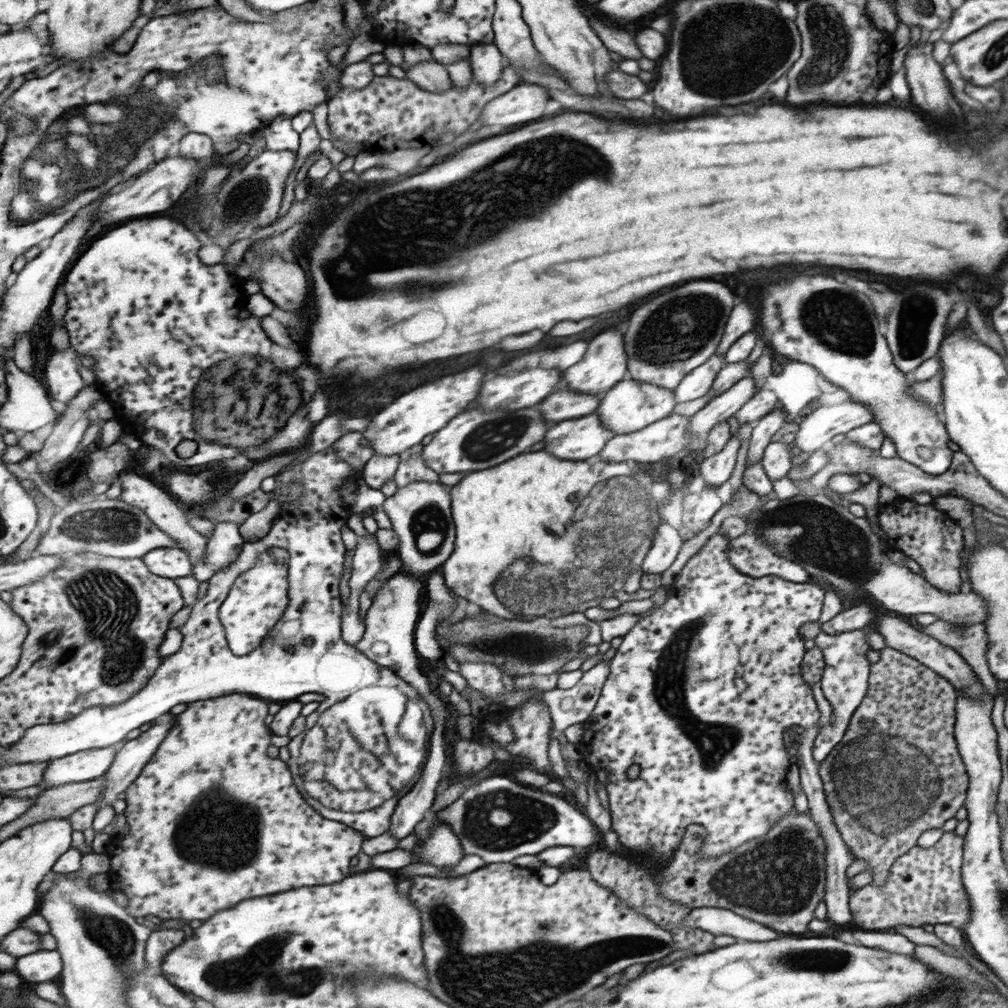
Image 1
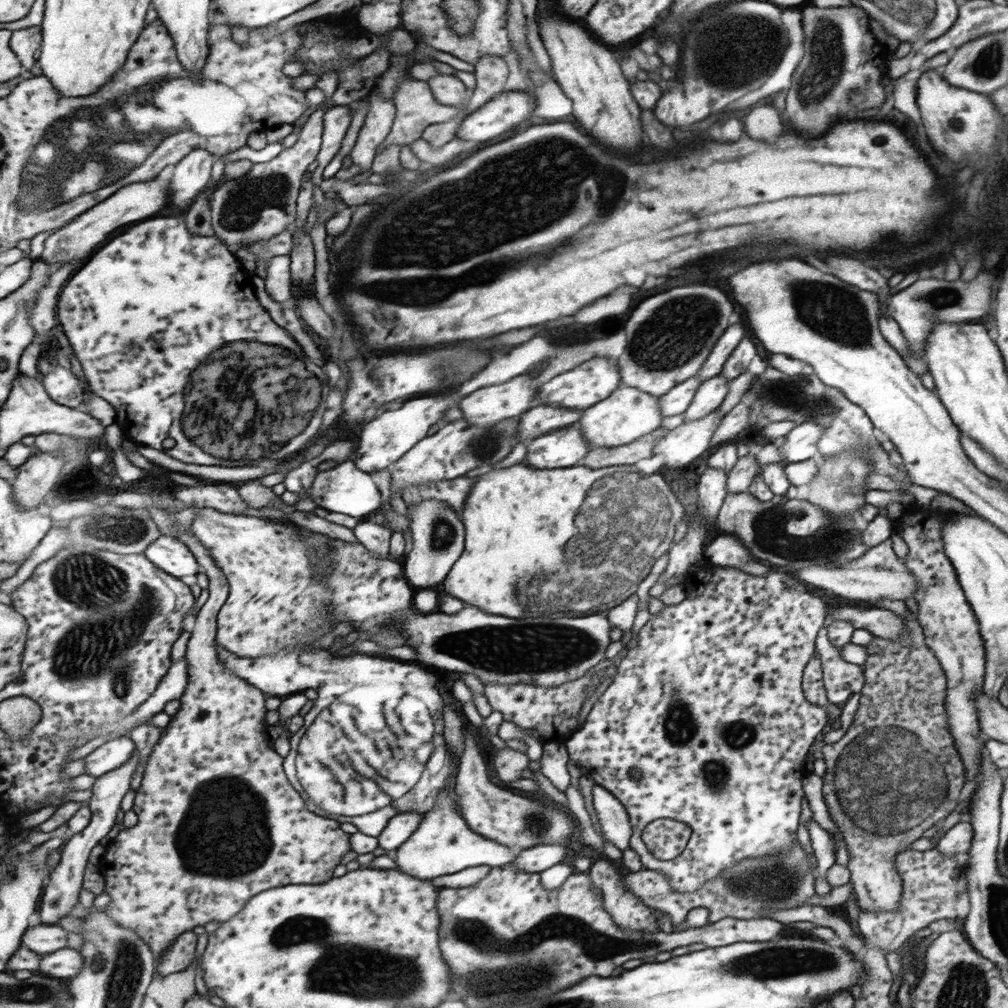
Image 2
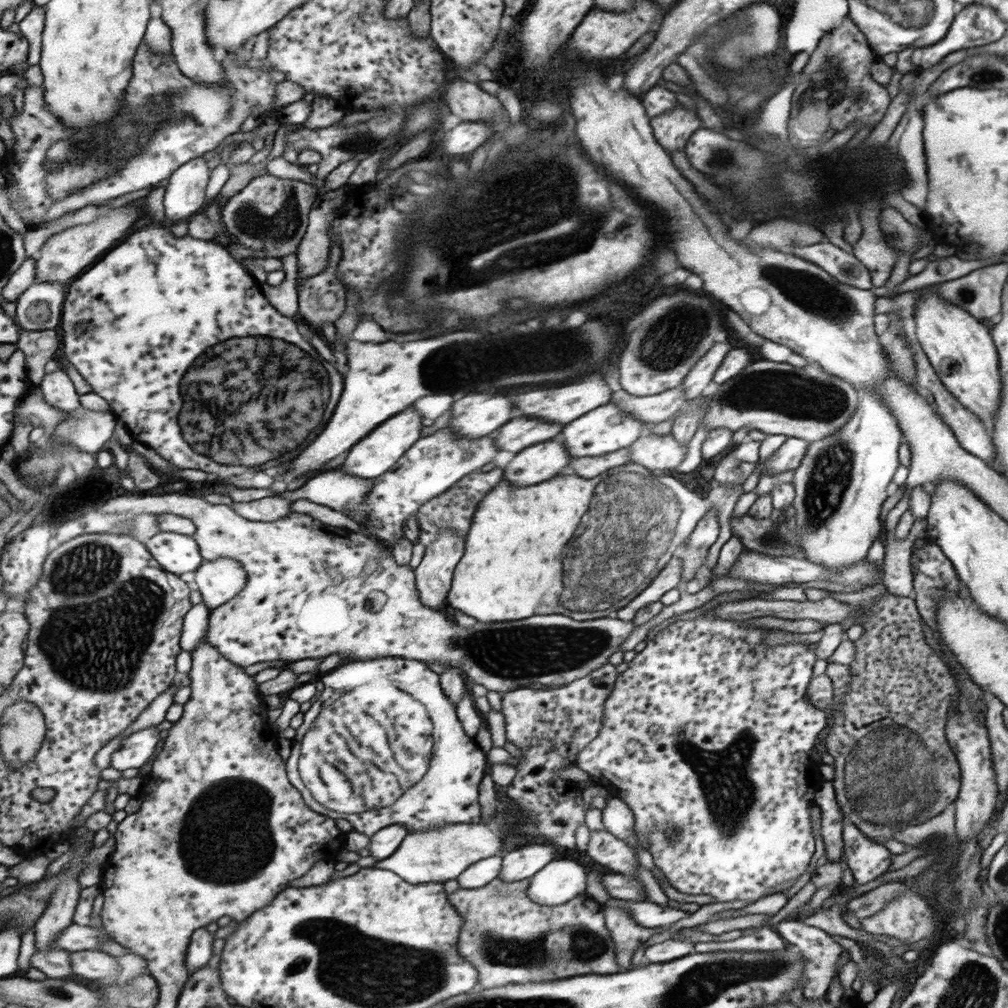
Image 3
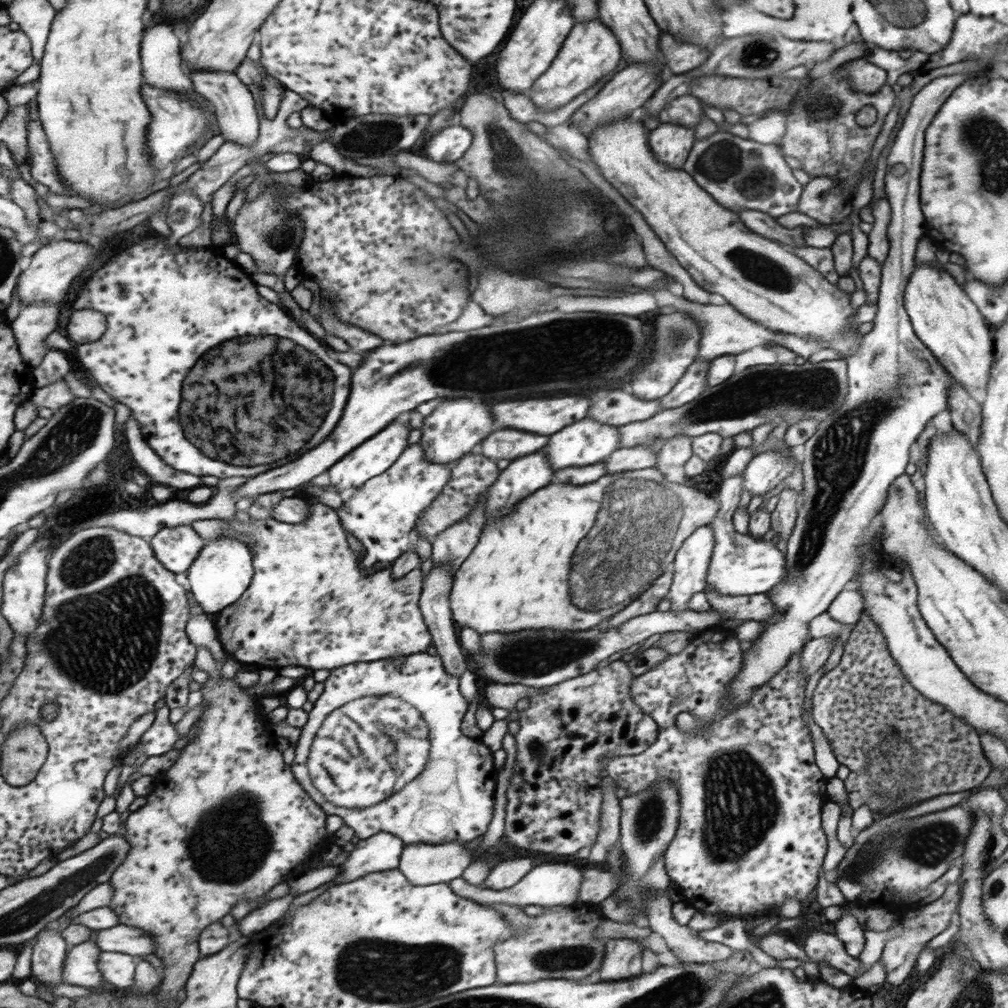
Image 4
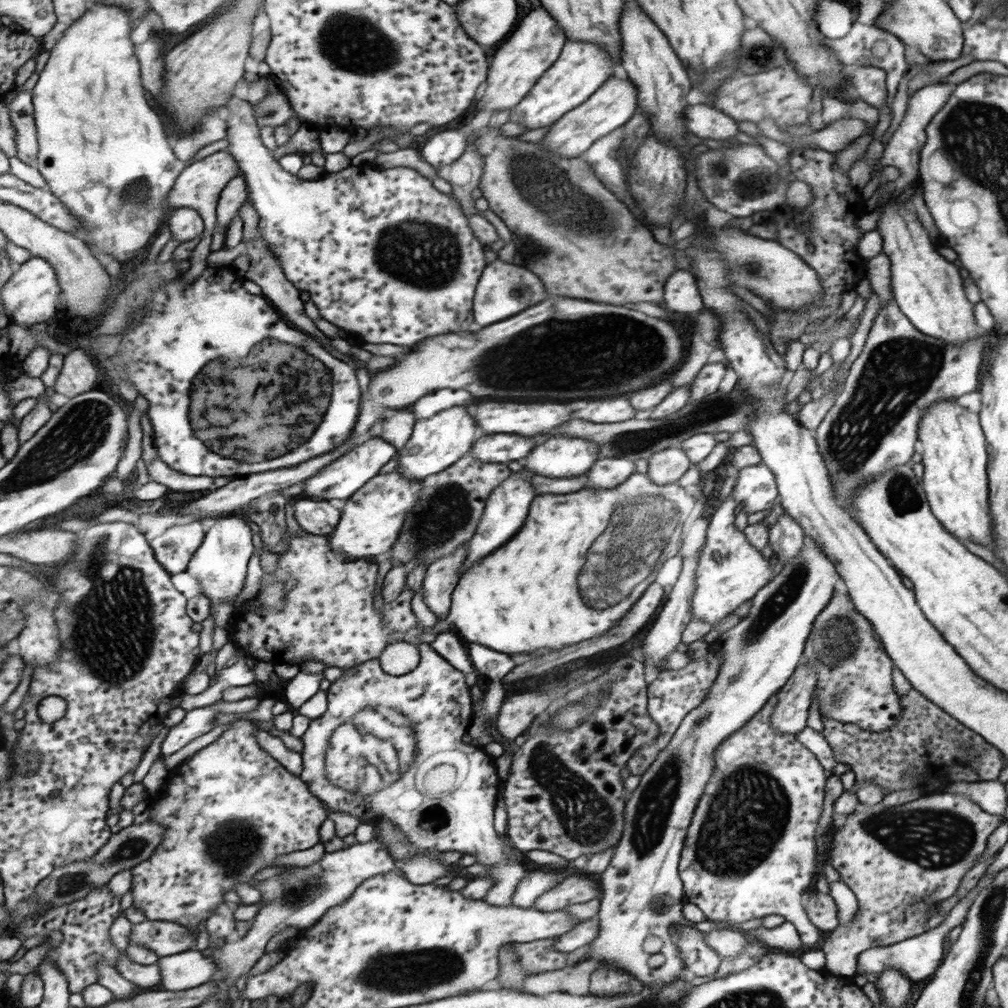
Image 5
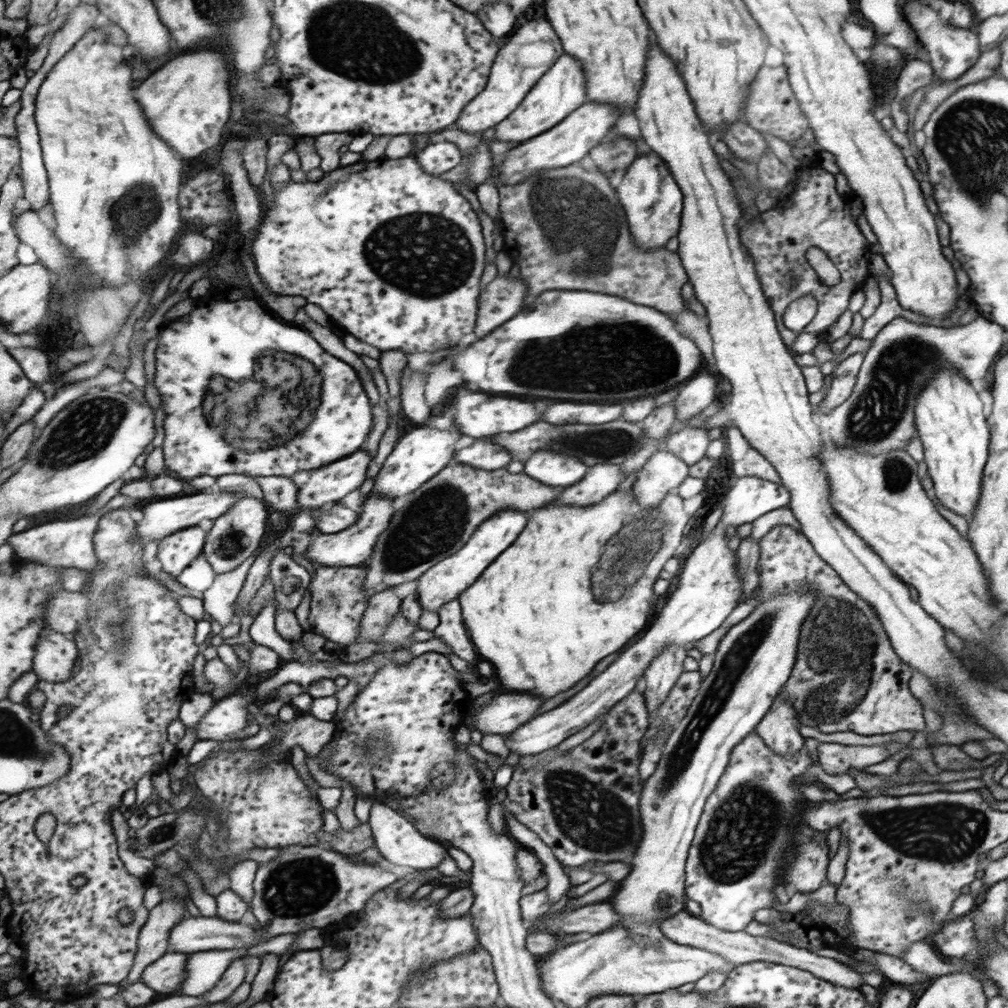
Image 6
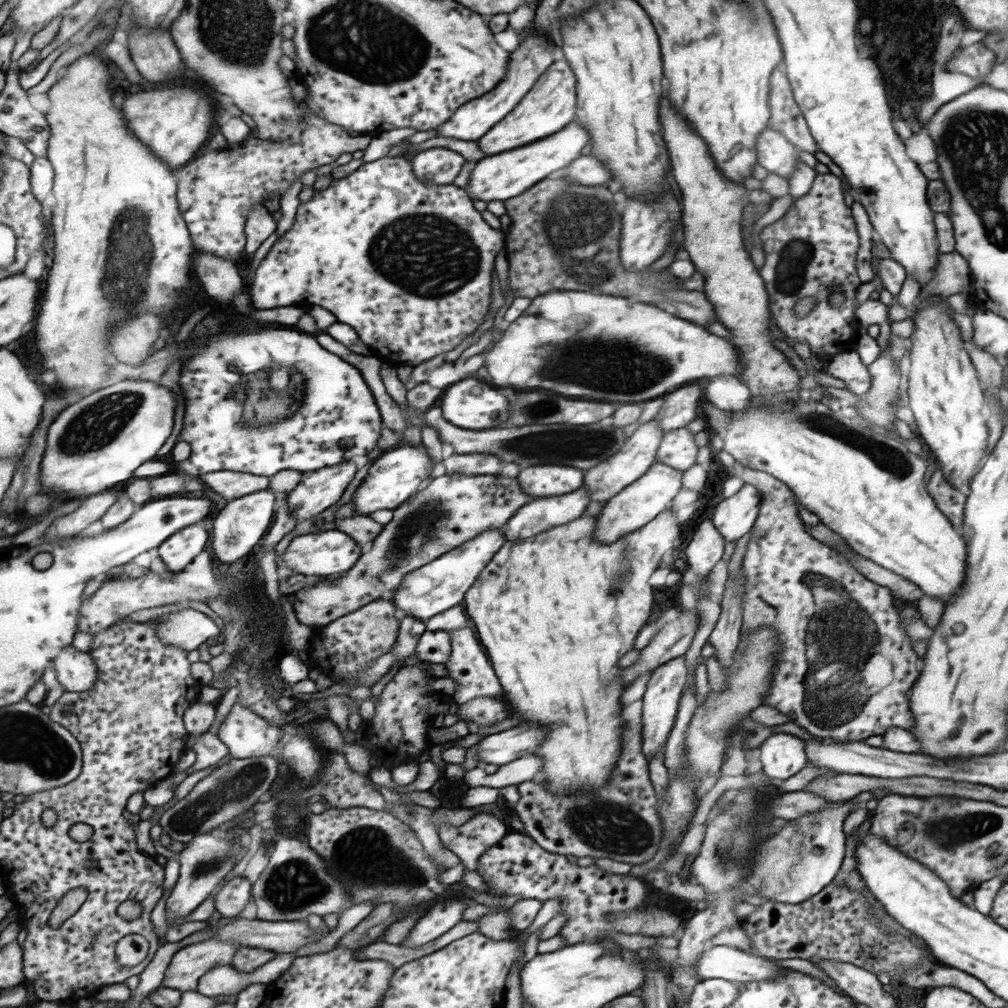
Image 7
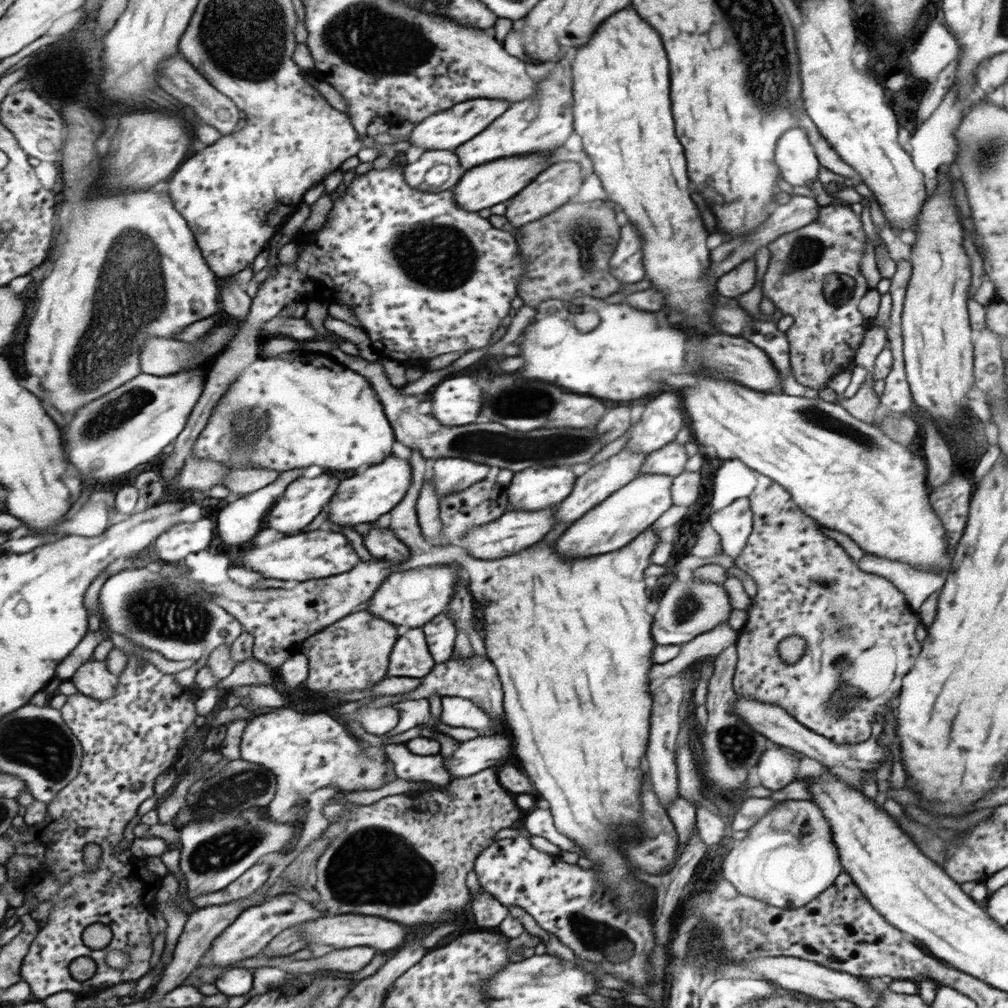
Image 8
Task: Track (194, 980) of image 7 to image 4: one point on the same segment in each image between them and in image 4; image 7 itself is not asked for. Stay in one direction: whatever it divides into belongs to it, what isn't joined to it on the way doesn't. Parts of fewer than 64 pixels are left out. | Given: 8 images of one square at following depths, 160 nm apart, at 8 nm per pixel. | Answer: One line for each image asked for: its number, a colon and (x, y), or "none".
4: (119, 969)
5: (149, 976)
6: (166, 976)

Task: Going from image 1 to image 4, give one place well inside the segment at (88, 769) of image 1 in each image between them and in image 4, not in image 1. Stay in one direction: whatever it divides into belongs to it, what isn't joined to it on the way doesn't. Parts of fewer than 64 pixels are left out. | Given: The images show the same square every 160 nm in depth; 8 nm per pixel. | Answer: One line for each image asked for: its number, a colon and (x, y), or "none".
2: (111, 756)
3: (136, 749)
4: (160, 737)

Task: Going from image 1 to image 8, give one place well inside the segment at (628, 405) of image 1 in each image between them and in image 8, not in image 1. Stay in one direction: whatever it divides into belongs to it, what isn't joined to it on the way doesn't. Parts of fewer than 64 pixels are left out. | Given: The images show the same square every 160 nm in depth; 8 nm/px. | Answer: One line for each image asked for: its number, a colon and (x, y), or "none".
2: (628, 414)
3: (607, 428)
4: (585, 442)
5: (560, 457)
6: (549, 468)
7: (539, 482)
8: (531, 490)

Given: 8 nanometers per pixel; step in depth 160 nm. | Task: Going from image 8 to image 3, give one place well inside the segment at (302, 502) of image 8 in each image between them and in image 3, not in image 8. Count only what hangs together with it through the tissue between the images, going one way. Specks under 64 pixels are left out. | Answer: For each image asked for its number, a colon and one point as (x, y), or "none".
3: (377, 454)
4: (375, 457)
5: (357, 467)
6: (329, 484)
7: (325, 487)

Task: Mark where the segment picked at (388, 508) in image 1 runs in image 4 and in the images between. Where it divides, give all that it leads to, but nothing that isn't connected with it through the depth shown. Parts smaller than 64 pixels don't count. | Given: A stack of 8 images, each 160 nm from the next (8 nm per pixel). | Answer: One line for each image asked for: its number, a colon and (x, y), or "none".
2: (438, 534)
3: (433, 576)
4: (434, 604)

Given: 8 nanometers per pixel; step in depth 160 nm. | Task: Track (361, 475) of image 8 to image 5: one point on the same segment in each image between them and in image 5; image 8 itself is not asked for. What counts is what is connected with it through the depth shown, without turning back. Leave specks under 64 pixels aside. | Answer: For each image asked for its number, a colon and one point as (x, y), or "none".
5: (436, 443)
6: (420, 455)
7: (392, 479)

